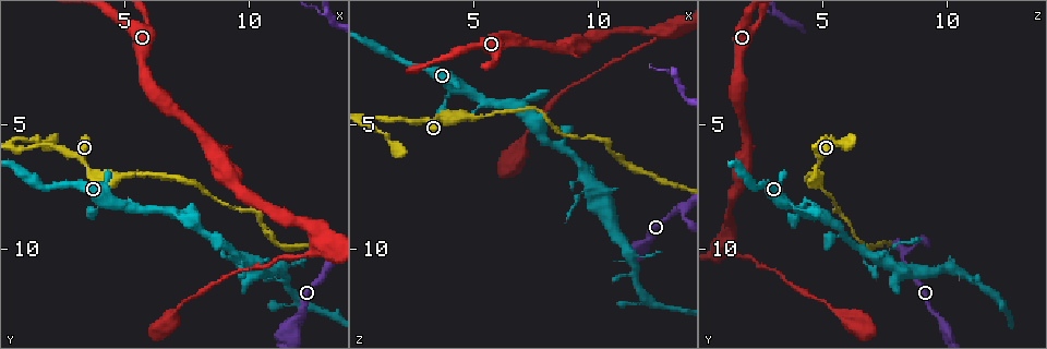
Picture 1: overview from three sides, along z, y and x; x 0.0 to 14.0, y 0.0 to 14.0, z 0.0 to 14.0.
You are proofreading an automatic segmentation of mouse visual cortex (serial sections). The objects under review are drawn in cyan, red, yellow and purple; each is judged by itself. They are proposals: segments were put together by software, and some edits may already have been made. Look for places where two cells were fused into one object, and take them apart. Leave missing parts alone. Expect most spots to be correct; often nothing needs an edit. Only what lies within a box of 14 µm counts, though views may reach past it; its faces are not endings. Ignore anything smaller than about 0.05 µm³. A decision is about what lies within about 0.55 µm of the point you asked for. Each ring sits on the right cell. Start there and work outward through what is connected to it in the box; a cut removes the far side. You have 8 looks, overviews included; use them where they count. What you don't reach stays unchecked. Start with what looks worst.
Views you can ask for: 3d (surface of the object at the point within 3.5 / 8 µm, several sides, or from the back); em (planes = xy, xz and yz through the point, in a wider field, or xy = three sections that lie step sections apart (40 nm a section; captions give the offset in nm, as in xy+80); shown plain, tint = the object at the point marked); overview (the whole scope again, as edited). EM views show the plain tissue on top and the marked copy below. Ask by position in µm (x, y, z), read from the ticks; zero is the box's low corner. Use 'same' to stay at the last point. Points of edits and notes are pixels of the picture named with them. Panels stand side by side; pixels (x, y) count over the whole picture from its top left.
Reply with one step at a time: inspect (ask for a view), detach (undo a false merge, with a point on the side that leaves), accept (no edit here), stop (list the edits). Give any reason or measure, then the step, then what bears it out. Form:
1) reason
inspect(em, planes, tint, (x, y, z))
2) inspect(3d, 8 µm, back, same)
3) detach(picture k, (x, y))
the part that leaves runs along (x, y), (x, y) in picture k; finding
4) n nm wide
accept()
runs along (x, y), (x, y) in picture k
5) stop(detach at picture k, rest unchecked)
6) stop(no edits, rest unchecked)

abrupt turn
inspect(3d, 3.5 µm, (13.2, 10.3, 8.3))

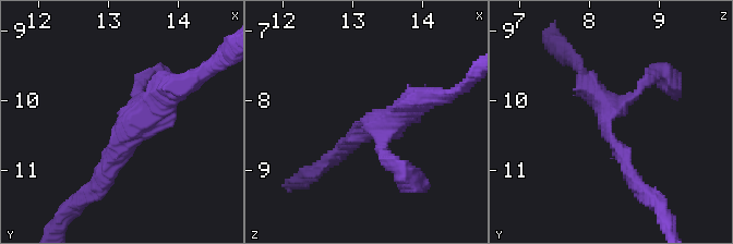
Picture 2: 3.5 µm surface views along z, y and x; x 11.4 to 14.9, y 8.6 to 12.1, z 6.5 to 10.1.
inspect(em, planes, tint, (13.35, 10.30, 8.20))

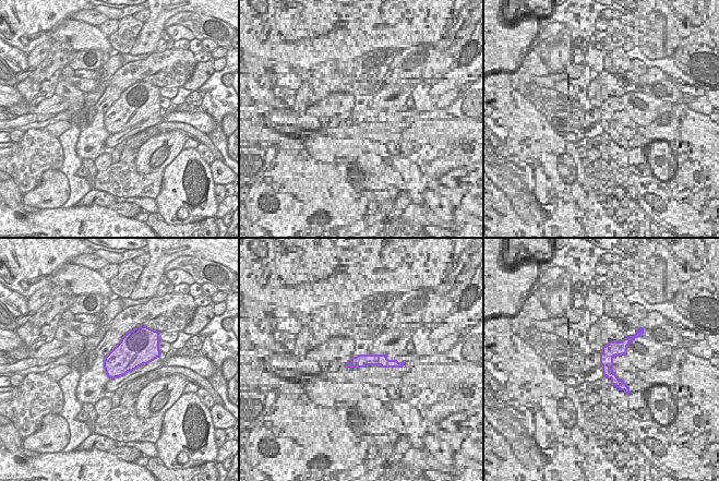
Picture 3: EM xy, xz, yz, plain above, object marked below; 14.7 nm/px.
accept()
runs along (100, 182), (127, 145), (143, 77) in picture 2; all the same cell

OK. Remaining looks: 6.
thin neck
inspect(3d, 8 µm, (12.0, 10.3, 1.7))

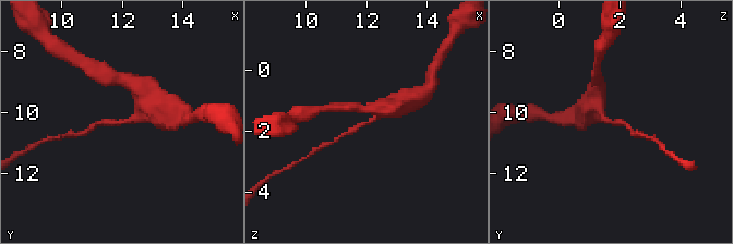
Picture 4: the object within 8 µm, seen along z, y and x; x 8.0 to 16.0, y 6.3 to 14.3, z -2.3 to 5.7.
arms of 200, 250 nm
inspect(em, xy, step 5, tint, (12.0, 10.3, 1.7))

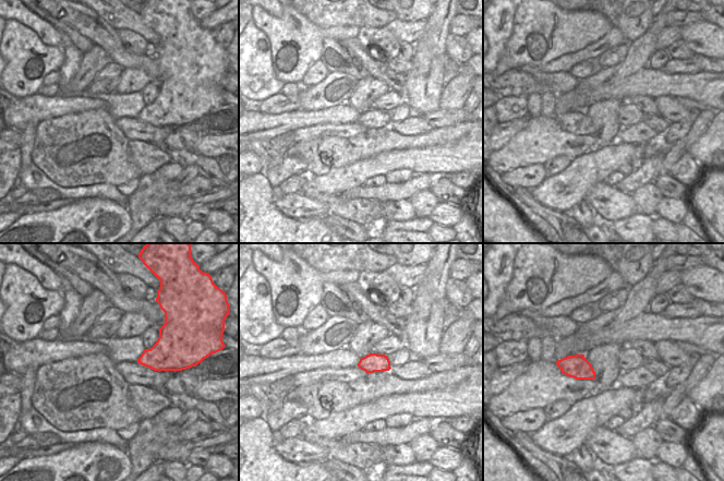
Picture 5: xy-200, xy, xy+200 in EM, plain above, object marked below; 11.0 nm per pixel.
accept()
all the same cell

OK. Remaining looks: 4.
arms part here
inspect(3d, 3.5 µm, back, (12.0, 12.0, 12.1))

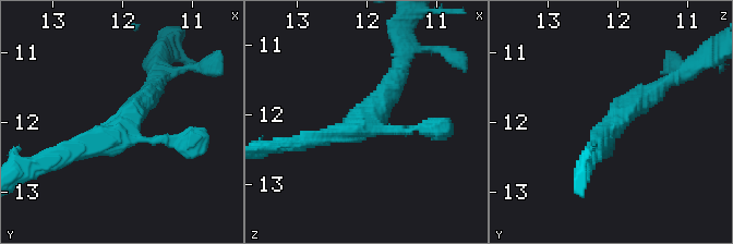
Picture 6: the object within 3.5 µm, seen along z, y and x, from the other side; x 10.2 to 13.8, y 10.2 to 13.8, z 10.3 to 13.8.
need the tissue
inspect(em, xy, step 1, tint, (11.95, 12.00, 12.05))

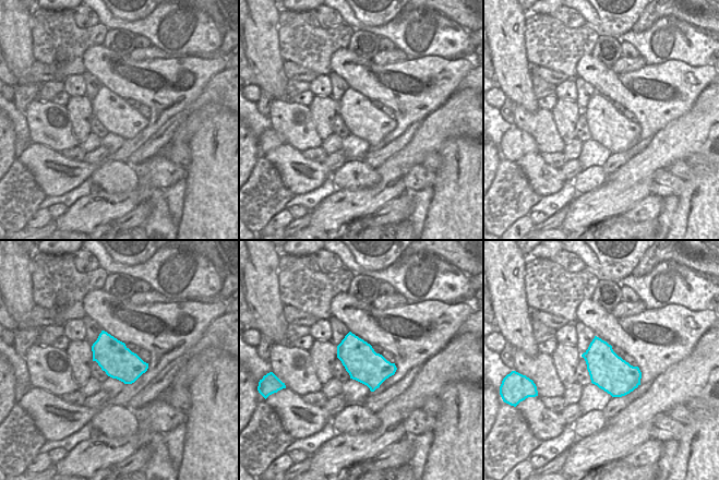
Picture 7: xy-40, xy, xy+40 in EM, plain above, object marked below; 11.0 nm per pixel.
accept()
runs along (401, 69), (358, 127), (308, 141) in picture 6; all the same cell

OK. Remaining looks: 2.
stop(no edits, rest unchecked)

